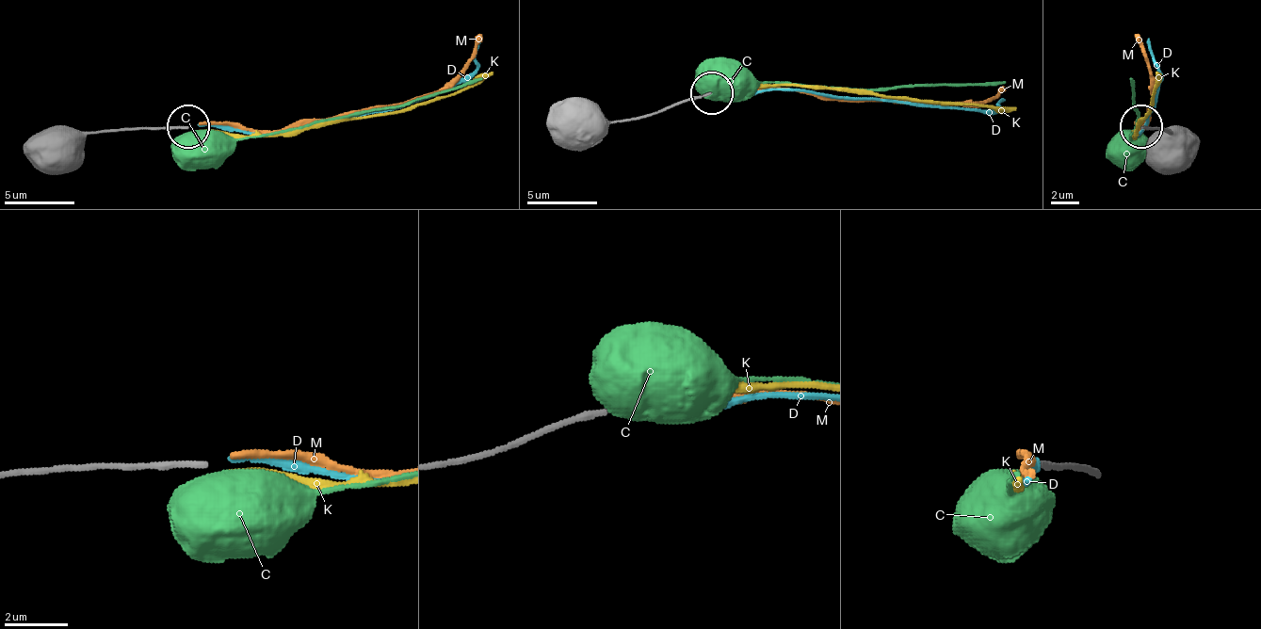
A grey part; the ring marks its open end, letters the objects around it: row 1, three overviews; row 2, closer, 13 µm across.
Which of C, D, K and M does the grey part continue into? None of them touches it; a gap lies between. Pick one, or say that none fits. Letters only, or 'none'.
none

